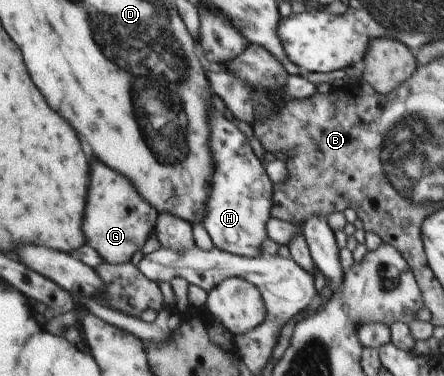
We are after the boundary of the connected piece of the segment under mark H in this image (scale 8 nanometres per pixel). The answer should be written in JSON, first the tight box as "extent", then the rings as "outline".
{"extent":[202,107,274,257],"outline":[[[213,107],[210,109],[210,145],[212,155],[216,162],[216,167],[212,173],[212,191],[207,201],[208,213],[202,222],[205,230],[209,233],[215,247],[219,250],[230,252],[240,257],[259,257],[261,254],[261,244],[268,238],[267,221],[271,216],[273,206],[274,183],[269,178],[266,168],[261,160],[257,158],[249,139],[237,127],[237,122],[221,114]]]}

